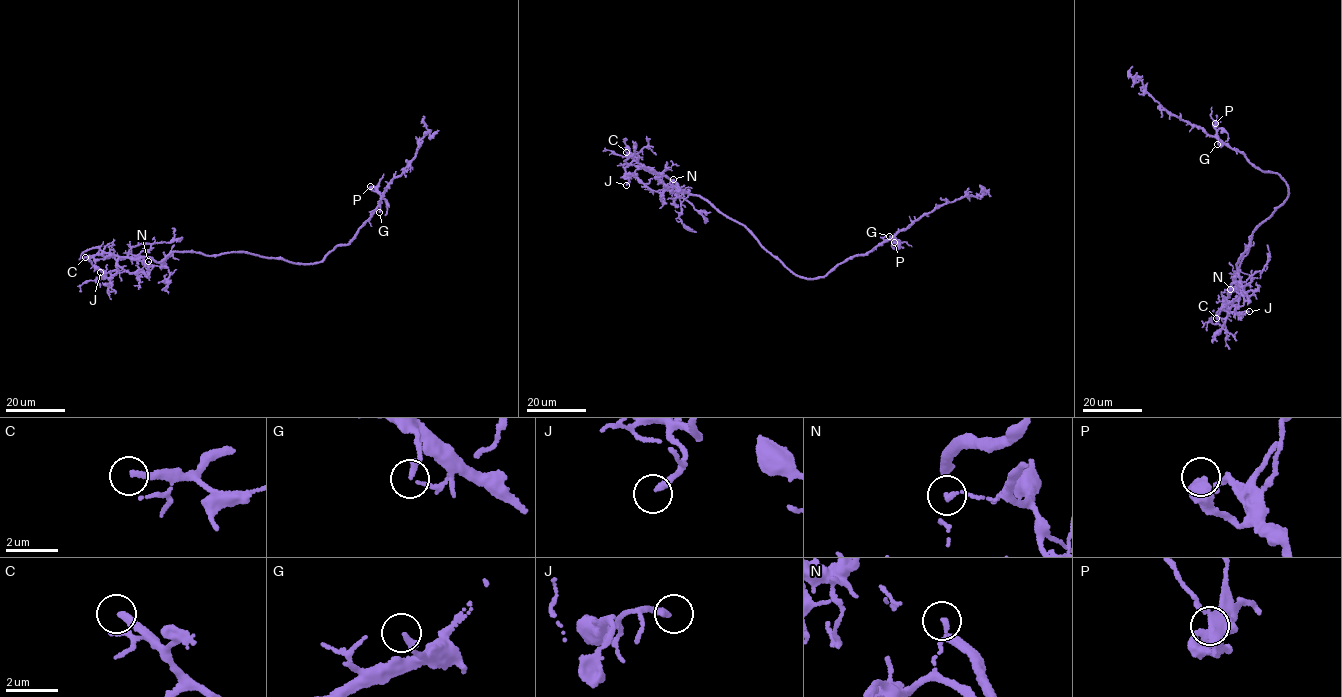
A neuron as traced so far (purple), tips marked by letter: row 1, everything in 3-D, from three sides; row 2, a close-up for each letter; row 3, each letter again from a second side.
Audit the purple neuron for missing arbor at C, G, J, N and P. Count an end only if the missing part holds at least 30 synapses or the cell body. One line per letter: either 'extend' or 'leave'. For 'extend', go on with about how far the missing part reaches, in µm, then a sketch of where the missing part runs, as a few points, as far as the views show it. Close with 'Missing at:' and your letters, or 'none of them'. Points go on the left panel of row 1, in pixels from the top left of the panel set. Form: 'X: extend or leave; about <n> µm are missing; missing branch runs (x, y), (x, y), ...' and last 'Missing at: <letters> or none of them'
C: extend; about 80 µm are missing
G: leave
J: leave
N: leave
P: leave
Missing at: C

